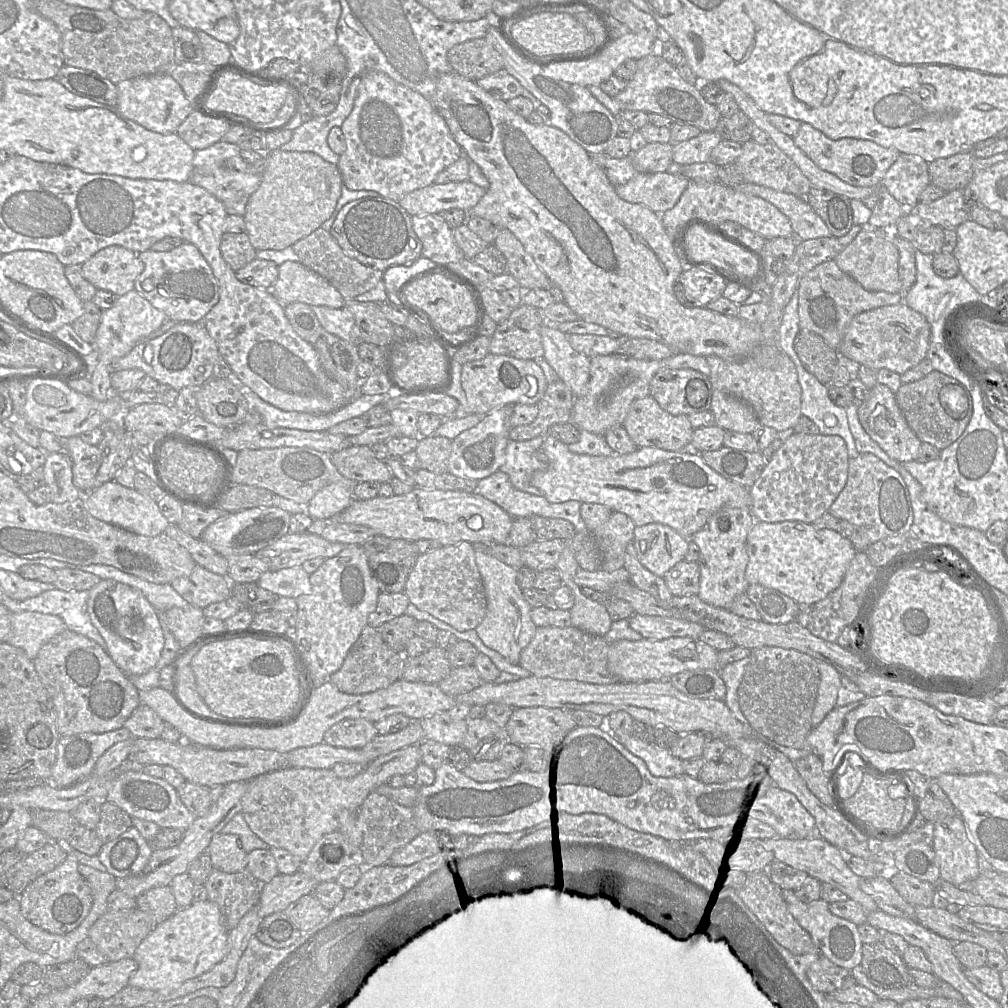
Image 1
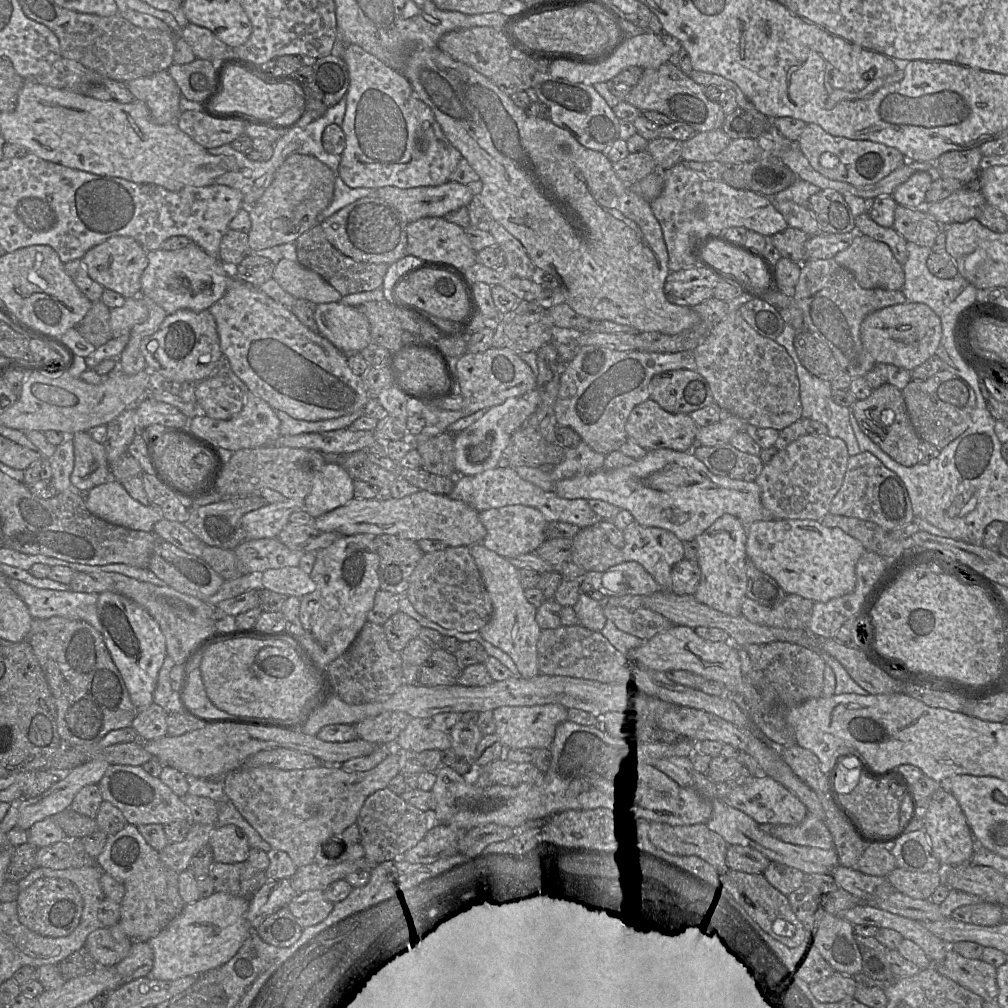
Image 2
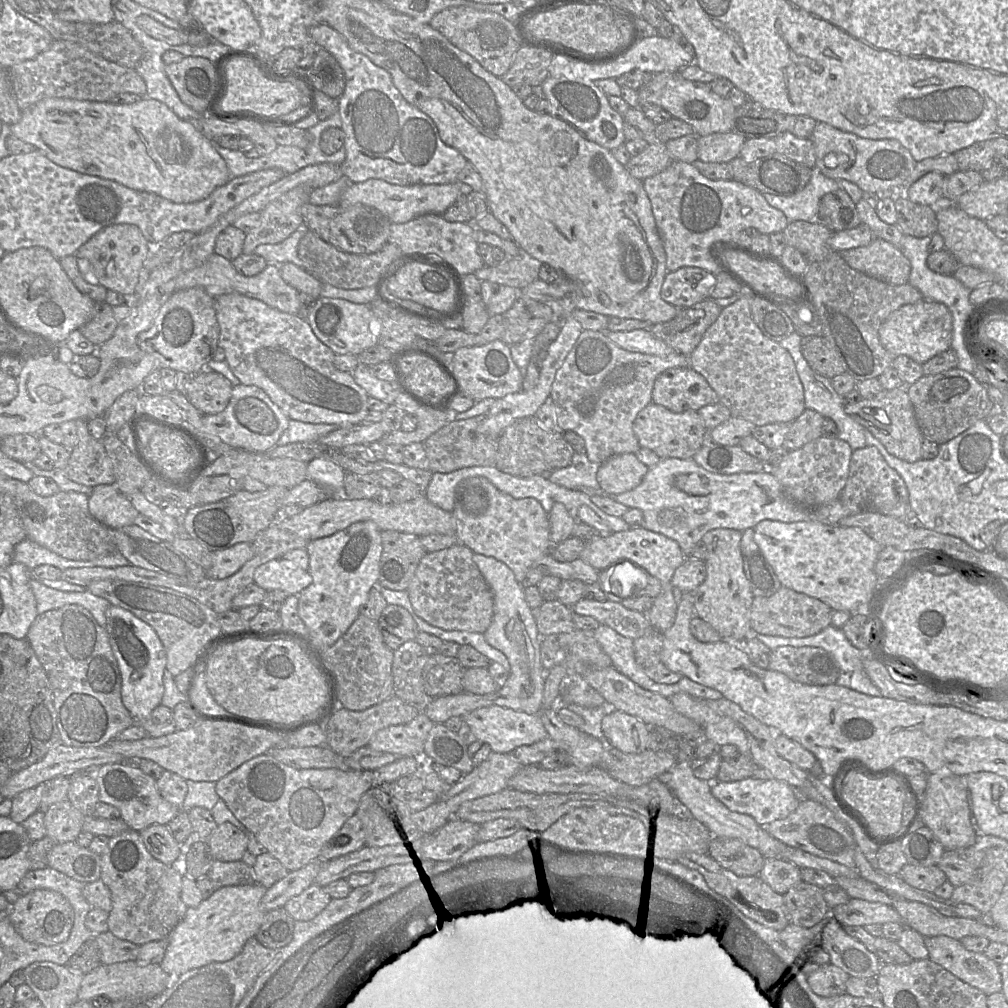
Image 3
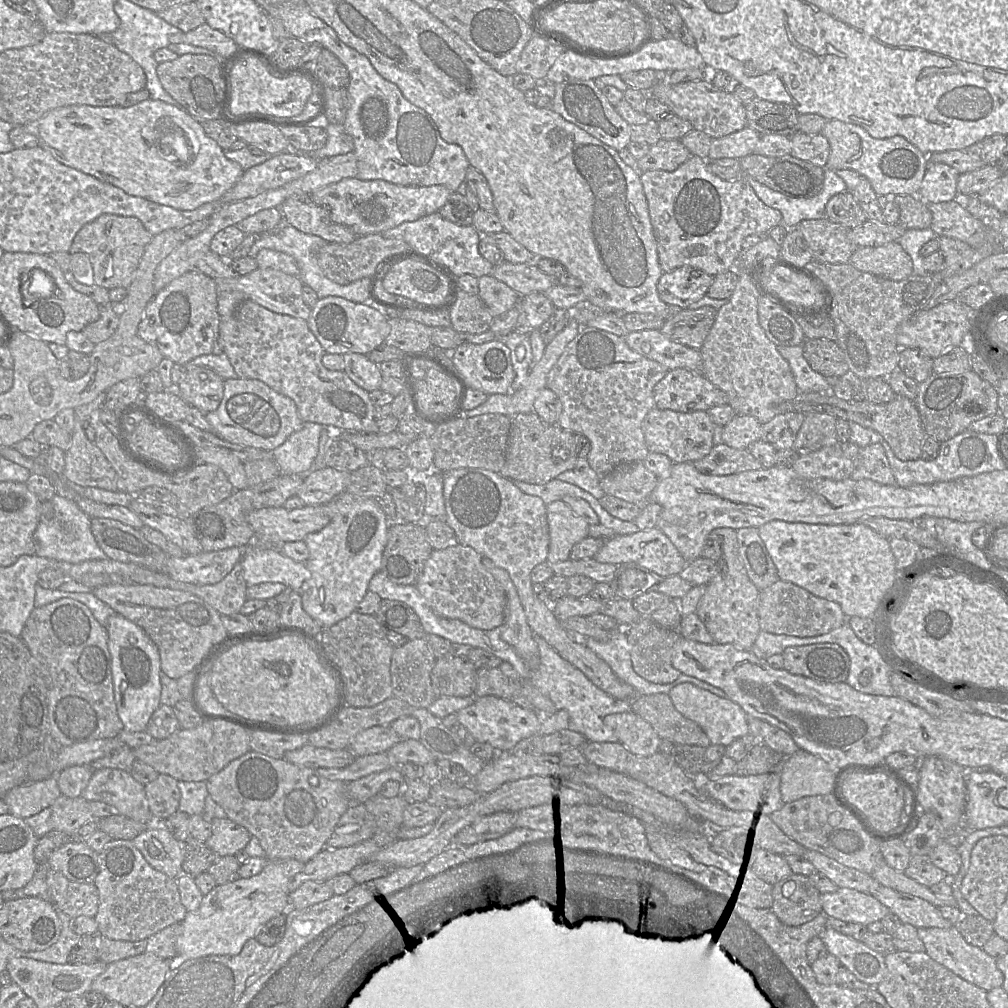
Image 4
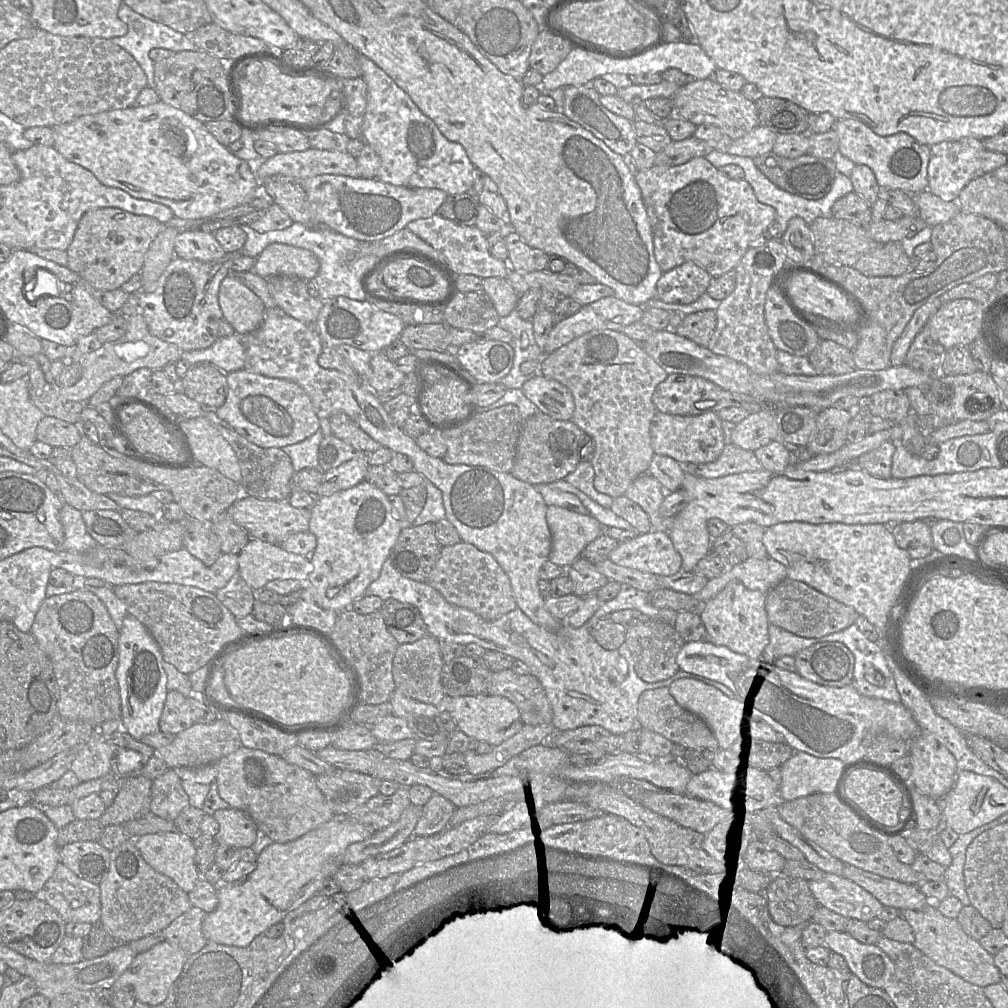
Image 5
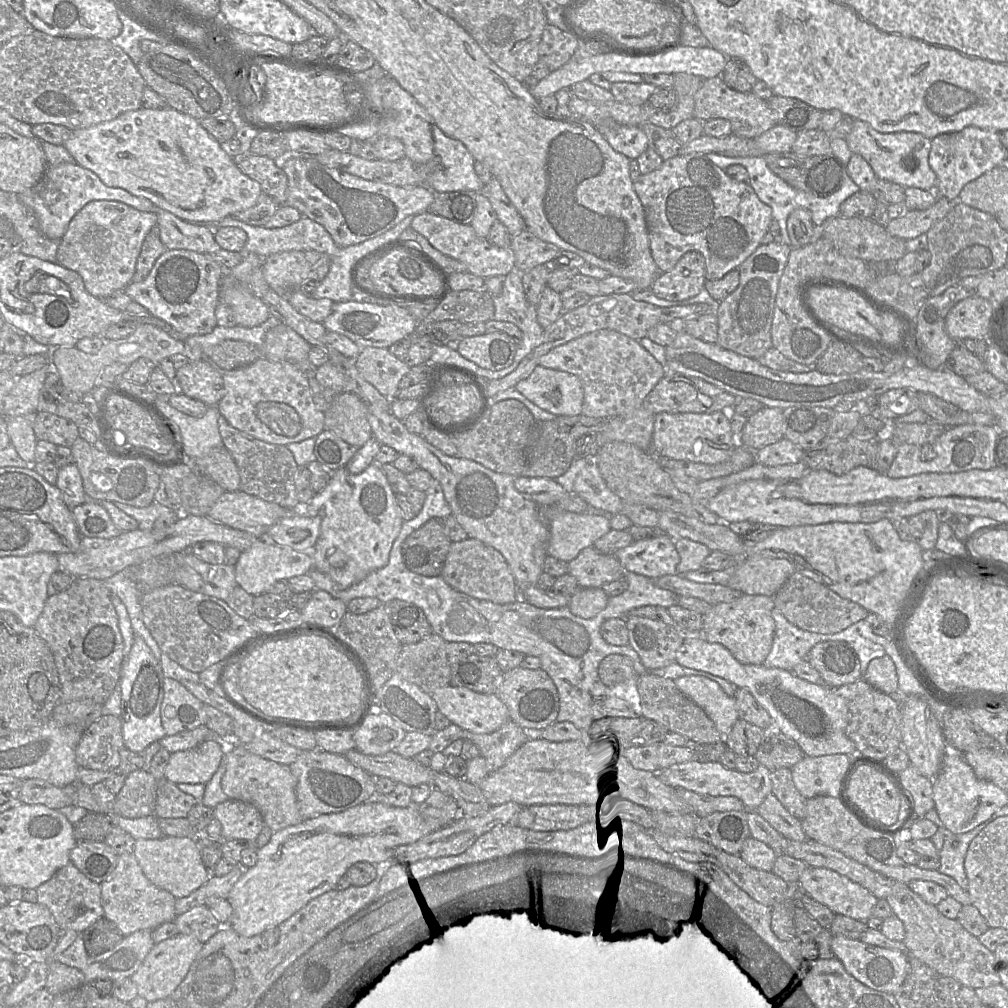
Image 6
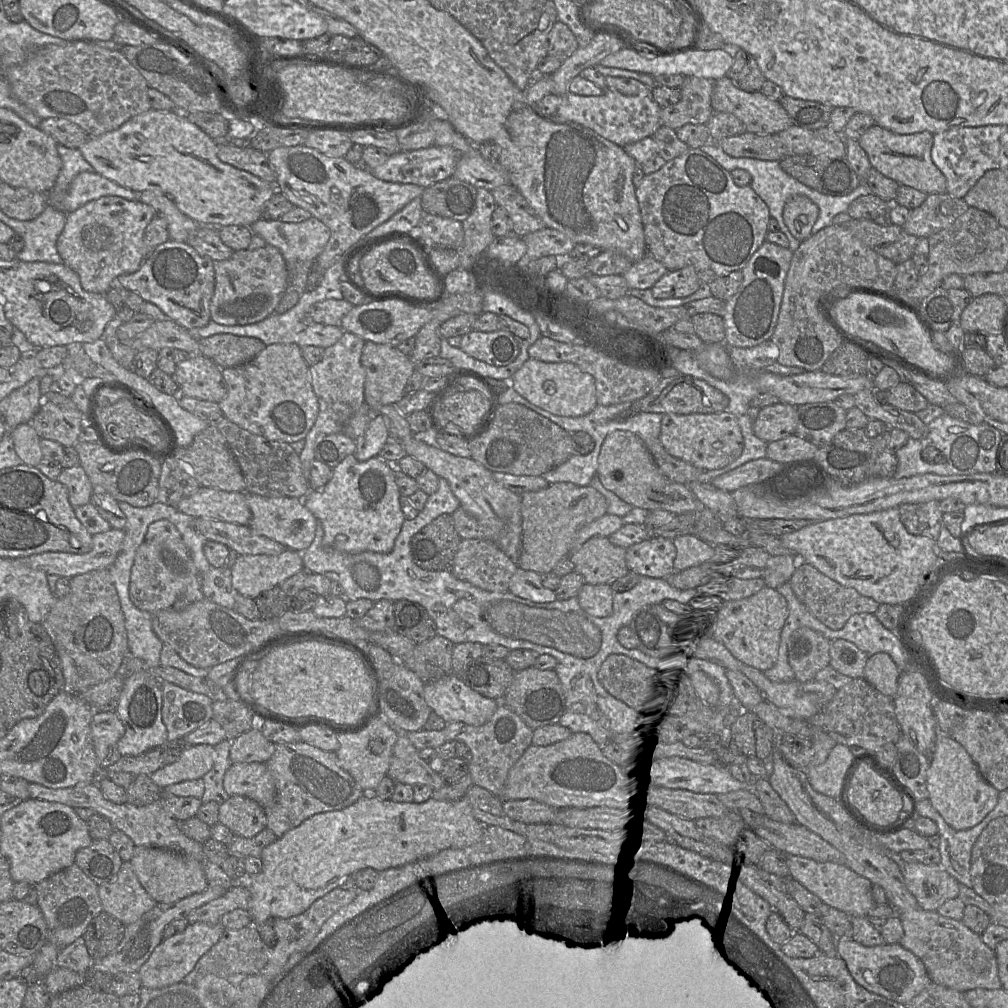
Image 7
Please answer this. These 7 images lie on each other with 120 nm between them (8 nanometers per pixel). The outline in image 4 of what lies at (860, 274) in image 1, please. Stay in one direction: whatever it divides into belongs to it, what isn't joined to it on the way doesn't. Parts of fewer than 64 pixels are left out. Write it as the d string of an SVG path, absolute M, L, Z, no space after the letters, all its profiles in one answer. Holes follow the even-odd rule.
M898 241L857 247L849 263L860 271L900 281L913 274L913 262Z

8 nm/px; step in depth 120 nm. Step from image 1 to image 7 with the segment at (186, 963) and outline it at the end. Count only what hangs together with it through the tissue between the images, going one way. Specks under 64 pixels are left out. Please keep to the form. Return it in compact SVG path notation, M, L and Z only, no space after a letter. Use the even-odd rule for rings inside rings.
M365 793L346 808L309 817L263 849L260 856L261 871L246 878L251 893L248 912L252 924L259 925L269 918L290 918L303 913L314 901L339 887L343 879L358 870L373 868L381 872L432 856L445 849L473 845L482 838L486 826L474 817L472 807L465 796L457 801L430 798L422 803L403 803Z

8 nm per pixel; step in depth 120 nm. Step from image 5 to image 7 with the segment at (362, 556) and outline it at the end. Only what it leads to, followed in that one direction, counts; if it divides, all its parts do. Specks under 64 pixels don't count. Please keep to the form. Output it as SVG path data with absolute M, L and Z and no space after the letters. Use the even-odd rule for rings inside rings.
M351 454L332 469L332 478L321 490L308 492L304 506L321 523L326 547L347 553L373 551L386 554L393 550L405 521L400 497L393 463L387 463L379 456L360 462Z

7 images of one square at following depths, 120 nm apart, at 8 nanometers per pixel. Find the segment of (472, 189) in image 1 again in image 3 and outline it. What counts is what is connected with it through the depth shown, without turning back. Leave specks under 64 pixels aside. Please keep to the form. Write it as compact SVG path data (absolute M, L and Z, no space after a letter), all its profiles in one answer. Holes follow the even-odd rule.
M381 179L350 183L342 192L338 205L363 204L385 216L390 223L405 223L423 214L442 215L461 194L459 183L395 185Z

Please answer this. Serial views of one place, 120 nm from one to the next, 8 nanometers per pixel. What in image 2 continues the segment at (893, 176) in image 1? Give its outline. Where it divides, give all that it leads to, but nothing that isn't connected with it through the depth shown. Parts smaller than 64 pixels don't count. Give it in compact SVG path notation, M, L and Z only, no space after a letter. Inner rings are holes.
M916 172L907 181L896 187L892 197L898 205L923 208L927 204L926 192L935 177L934 172Z

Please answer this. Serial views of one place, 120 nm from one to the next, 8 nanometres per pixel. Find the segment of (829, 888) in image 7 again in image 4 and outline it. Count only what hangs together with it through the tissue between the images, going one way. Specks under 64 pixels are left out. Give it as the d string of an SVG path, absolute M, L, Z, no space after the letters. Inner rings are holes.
M839 887L835 892L821 894L822 911L828 917L868 925L881 921L890 910L873 895Z

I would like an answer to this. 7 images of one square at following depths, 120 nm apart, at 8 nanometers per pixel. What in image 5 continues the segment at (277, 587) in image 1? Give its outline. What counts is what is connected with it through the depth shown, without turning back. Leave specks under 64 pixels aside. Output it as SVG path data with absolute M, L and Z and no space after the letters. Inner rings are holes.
M250 539L238 554L238 572L252 589L264 588L272 580L307 582L313 565L309 556L283 550L279 544Z

